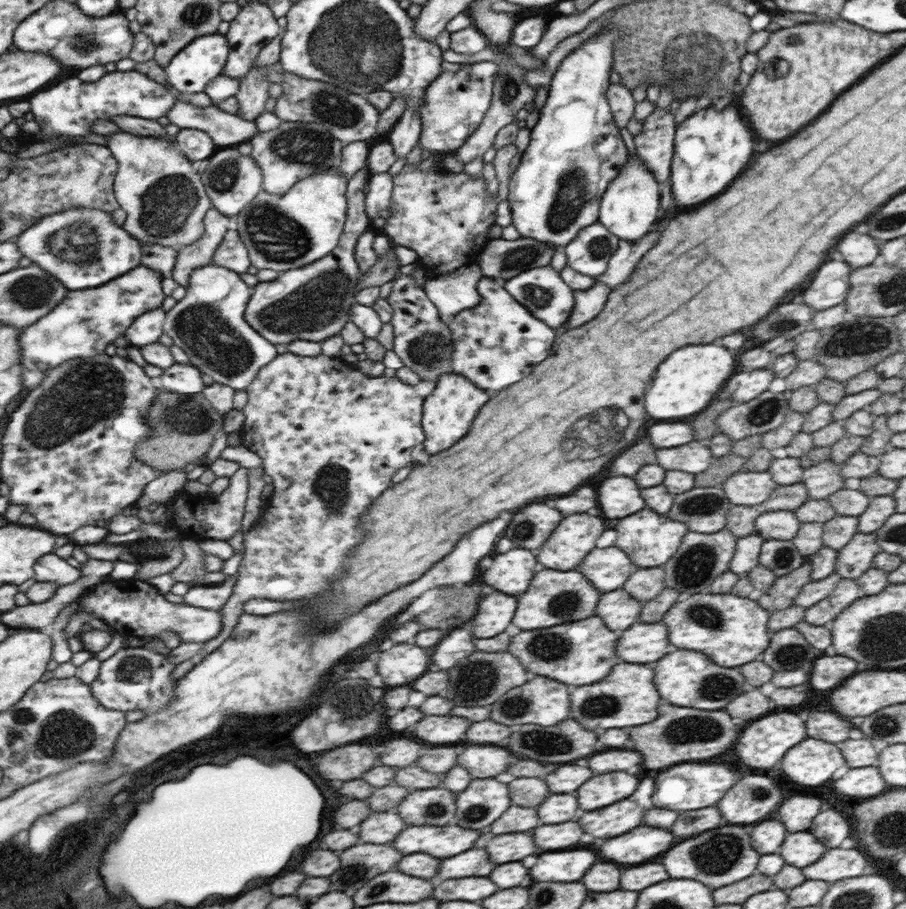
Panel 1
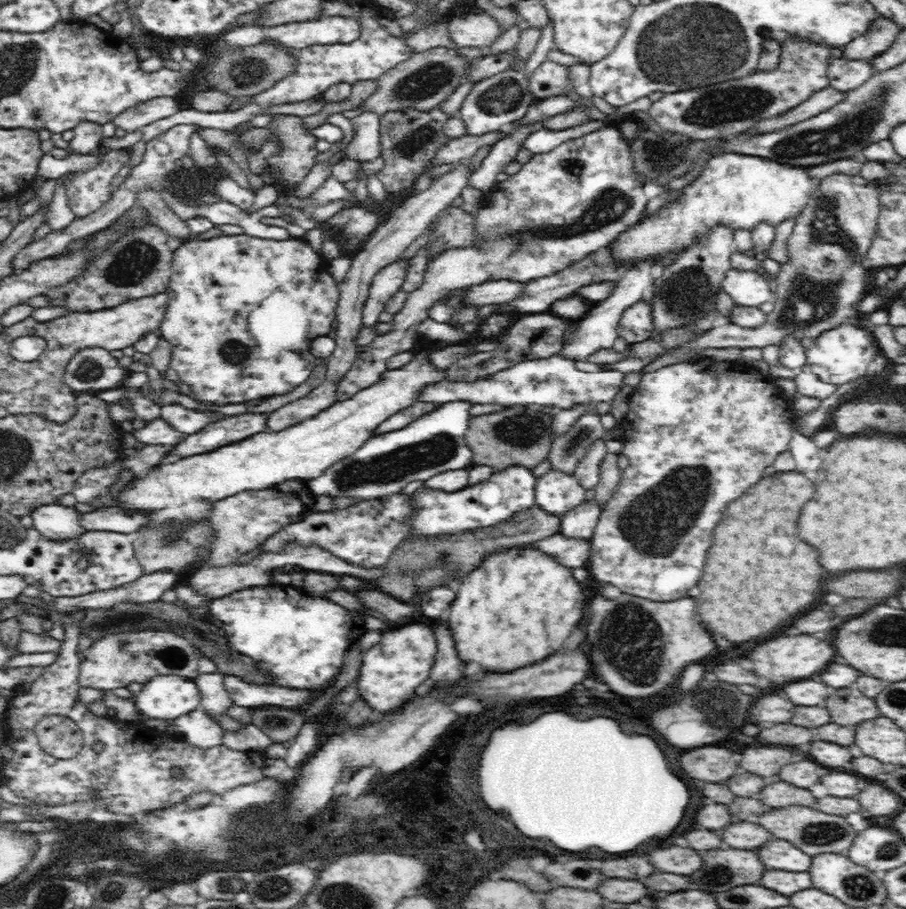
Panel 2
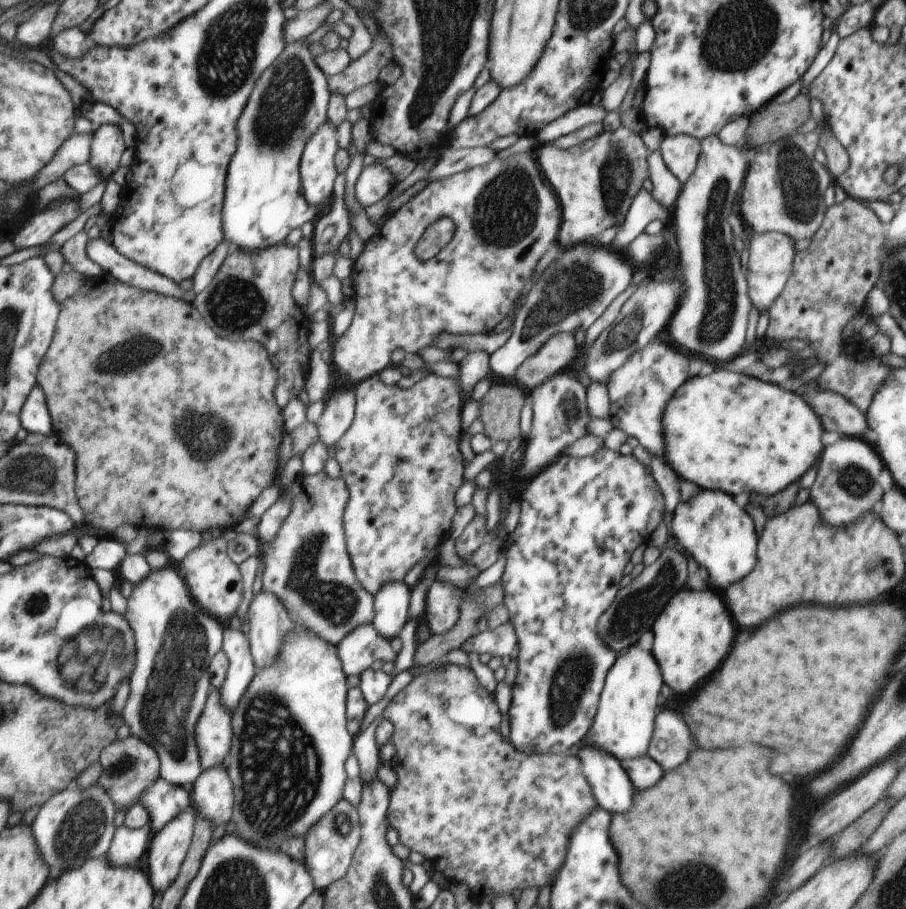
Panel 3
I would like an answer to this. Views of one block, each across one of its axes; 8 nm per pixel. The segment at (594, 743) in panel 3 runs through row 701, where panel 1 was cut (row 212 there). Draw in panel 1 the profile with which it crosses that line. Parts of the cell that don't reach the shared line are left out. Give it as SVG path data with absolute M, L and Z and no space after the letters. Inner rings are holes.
M639 156L631 158L623 167L623 172L607 188L603 194L602 204L599 208L599 222L615 234L619 240L640 240L646 236L656 220L660 210L660 194L656 192L656 178L651 170L648 170L646 162Z

